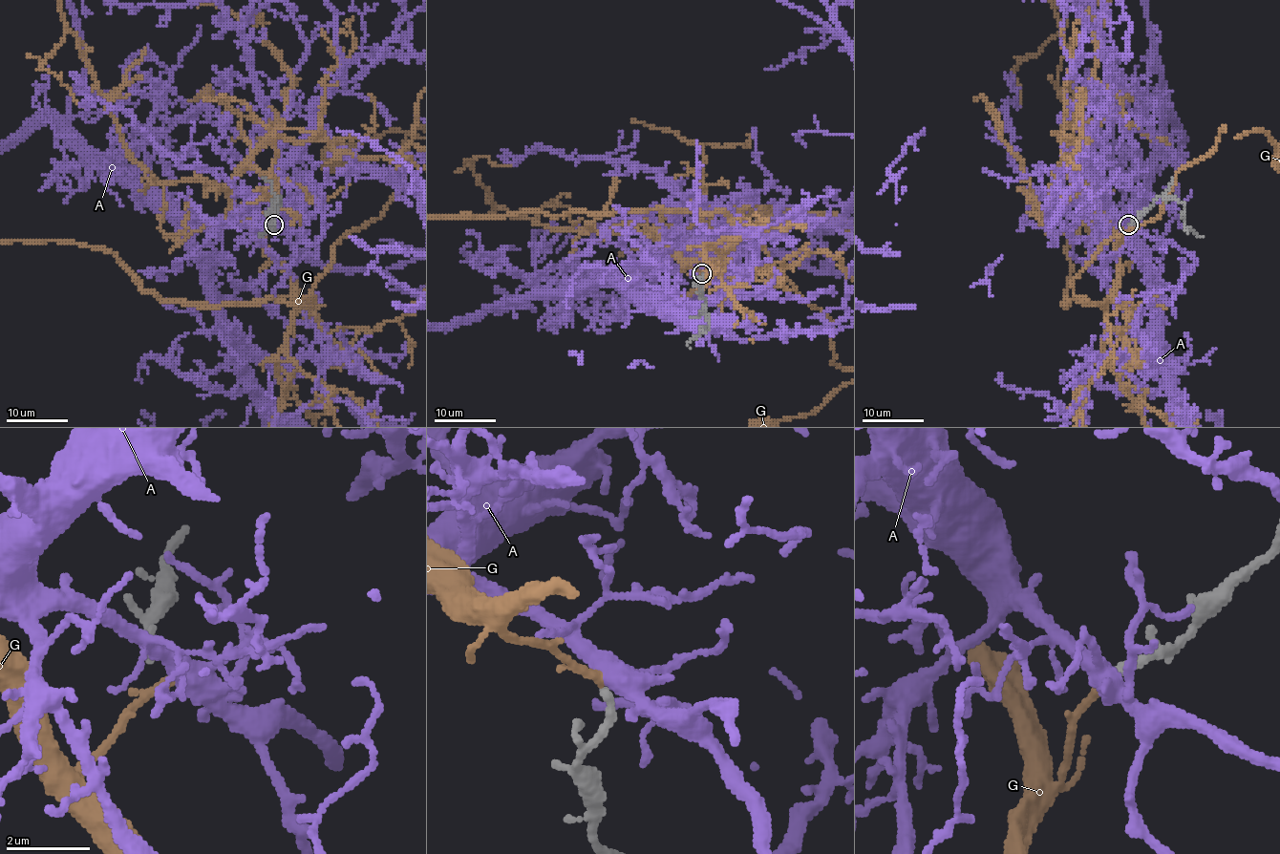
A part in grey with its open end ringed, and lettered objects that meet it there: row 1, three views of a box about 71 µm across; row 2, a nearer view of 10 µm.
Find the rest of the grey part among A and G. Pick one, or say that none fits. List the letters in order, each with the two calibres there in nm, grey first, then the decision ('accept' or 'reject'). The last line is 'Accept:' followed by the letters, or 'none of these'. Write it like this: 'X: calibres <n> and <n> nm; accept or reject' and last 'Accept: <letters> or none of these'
A: calibres 240 and 400 nm; reject
G: calibres 220 and 150 nm; accept
Accept: G

